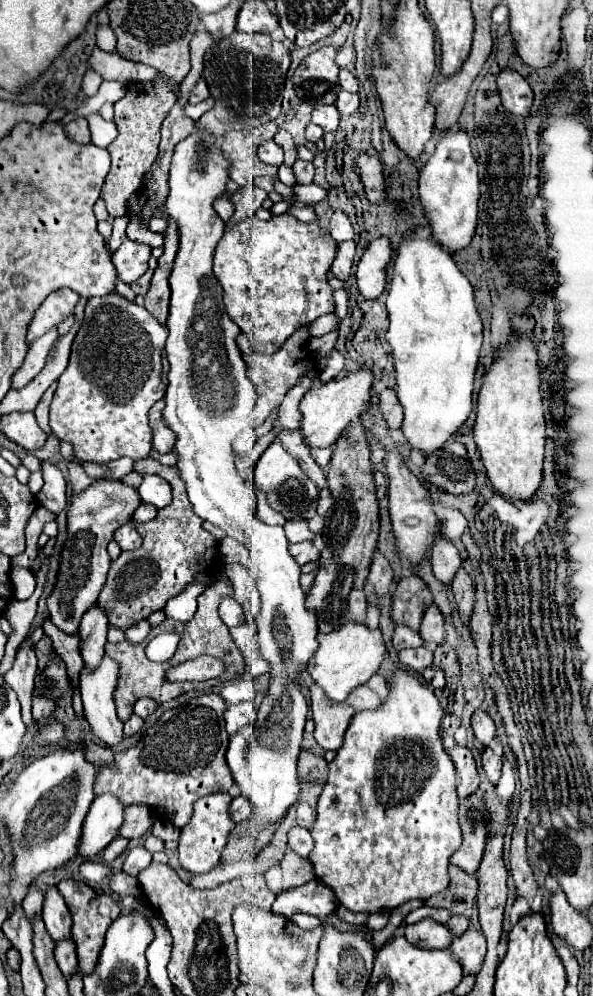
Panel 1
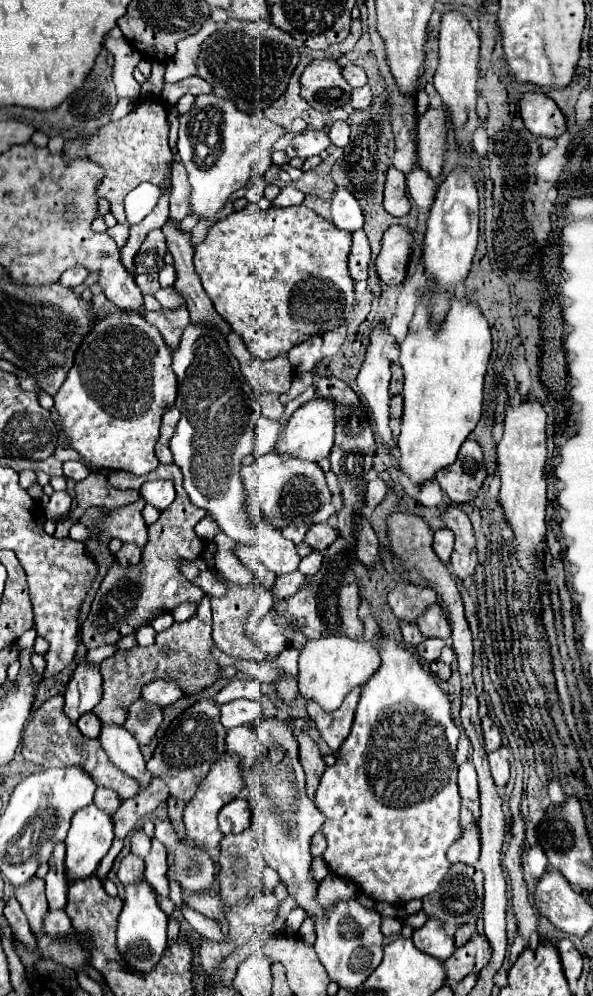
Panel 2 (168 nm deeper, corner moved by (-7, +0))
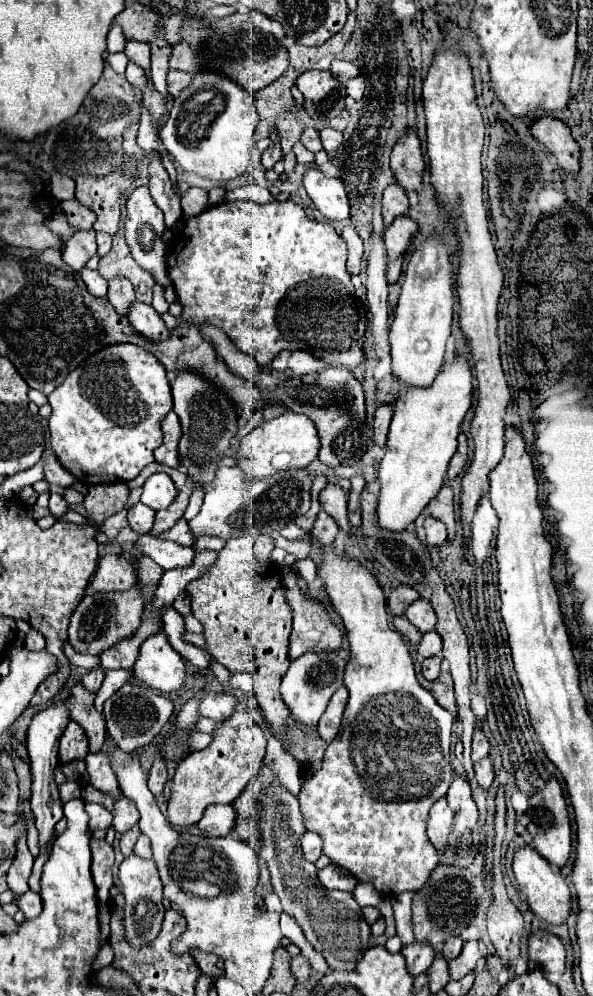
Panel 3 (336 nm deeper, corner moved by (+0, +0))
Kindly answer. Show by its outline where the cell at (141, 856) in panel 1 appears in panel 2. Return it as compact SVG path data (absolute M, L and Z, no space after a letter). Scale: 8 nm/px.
M140 829L140 831L134 831L132 835L132 853L138 855L138 857L146 857L150 851L150 839L146 837L146 833Z

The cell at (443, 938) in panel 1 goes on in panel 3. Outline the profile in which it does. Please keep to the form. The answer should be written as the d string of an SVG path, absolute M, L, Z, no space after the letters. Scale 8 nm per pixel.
M411 943L411 945L405 945L403 949L401 949L401 955L405 957L405 961L407 961L407 967L409 967L409 973L415 977L415 975L421 975L421 973L425 973L429 967L431 967L431 963L433 963L433 959L435 959L435 949L431 947L431 945L427 945L427 943Z

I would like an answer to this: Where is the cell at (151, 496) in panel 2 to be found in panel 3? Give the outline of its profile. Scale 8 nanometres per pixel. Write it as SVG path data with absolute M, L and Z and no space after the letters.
M157 473L145 481L141 503L151 507L153 511L159 511L167 509L175 497L177 497L177 487L173 479L167 473Z

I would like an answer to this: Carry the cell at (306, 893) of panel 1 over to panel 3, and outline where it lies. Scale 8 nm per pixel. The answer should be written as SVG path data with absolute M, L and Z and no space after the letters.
M333 863L323 867L319 871L319 881L323 883L325 889L345 889L345 891L353 891L357 885L357 879L345 871L343 867L335 867Z

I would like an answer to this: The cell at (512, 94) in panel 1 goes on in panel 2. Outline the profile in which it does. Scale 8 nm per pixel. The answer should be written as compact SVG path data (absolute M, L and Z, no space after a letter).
M524 93L520 99L520 115L526 129L538 137L560 137L566 129L558 105L544 93Z

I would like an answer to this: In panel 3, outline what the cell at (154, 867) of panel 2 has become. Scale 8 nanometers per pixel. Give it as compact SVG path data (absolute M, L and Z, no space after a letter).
M141 835L137 839L137 843L135 843L135 855L145 857L145 859L151 857L151 843L149 843L149 837L147 835Z

